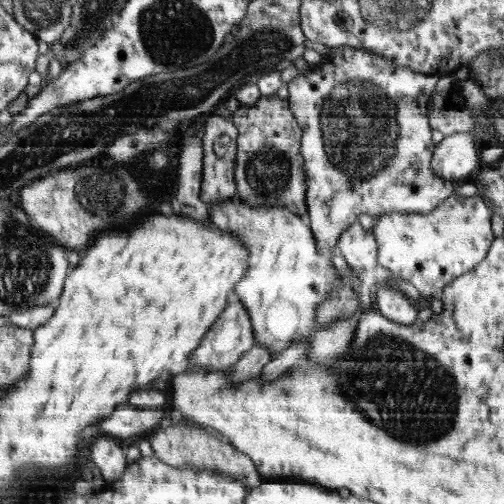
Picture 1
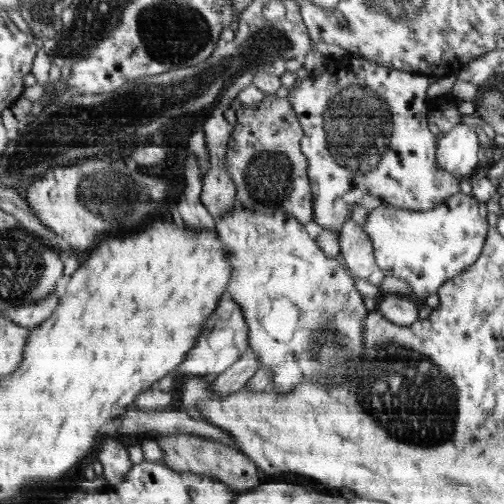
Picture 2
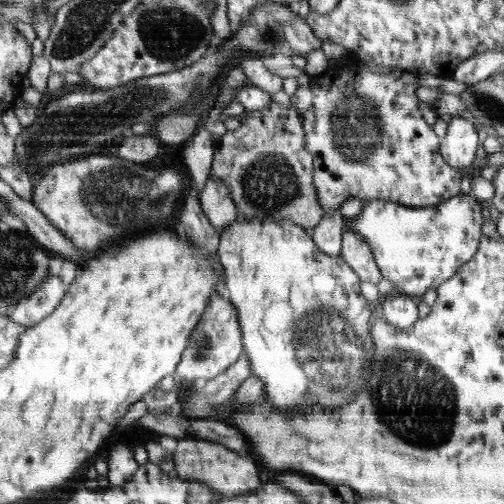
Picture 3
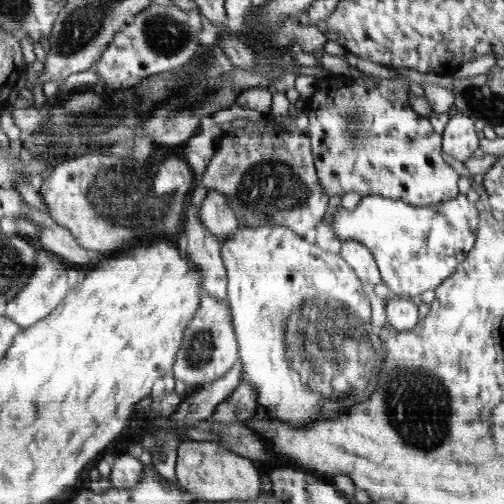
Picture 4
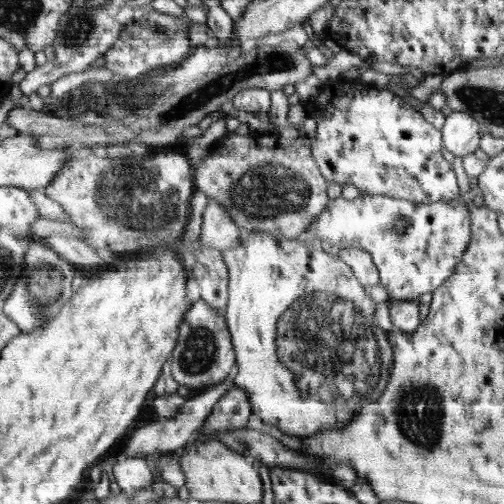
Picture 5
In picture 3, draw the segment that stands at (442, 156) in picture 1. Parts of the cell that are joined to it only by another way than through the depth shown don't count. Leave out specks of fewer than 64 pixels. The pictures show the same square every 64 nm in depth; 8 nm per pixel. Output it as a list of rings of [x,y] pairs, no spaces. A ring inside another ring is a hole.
[[[455,116],[447,124],[447,132],[441,138],[439,150],[443,152],[443,160],[457,170],[467,172],[471,162],[475,162],[479,144],[483,144],[483,136],[477,134],[471,126],[473,122],[467,122],[467,116]]]

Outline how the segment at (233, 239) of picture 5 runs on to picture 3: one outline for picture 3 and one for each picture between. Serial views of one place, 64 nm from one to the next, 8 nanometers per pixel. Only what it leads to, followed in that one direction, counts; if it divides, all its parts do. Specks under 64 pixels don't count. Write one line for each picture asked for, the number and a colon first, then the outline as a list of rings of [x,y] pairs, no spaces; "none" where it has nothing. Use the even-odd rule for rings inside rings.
3: [[[213,176],[207,178],[205,188],[199,194],[199,204],[201,204],[201,210],[205,212],[205,218],[219,234],[221,234],[221,228],[231,226],[237,220],[237,210],[231,200],[231,192],[227,184],[223,184]]]
4: [[[207,190],[207,196],[203,198],[199,210],[199,218],[201,224],[207,228],[207,232],[211,232],[219,244],[239,230],[239,220],[227,206],[225,196],[215,190]]]

